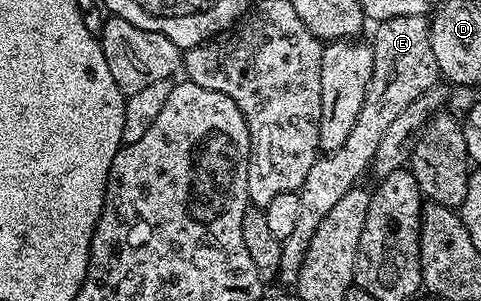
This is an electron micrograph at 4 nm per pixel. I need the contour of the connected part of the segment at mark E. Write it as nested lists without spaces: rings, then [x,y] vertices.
[[[399,16],[375,25],[376,37],[370,40],[374,70],[370,86],[366,86],[366,98],[362,98],[362,110],[358,110],[358,122],[354,122],[344,144],[333,152],[317,156],[314,166],[310,166],[310,174],[306,174],[306,182],[302,182],[298,223],[294,225],[290,238],[282,241],[279,283],[295,285],[310,238],[314,238],[314,230],[318,230],[318,222],[330,214],[330,209],[340,201],[342,194],[361,183],[360,175],[369,171],[374,154],[378,154],[378,142],[382,142],[382,134],[390,122],[394,122],[394,118],[398,118],[398,114],[402,114],[418,94],[437,84],[436,59],[430,46],[428,25],[429,21],[422,16]]]

